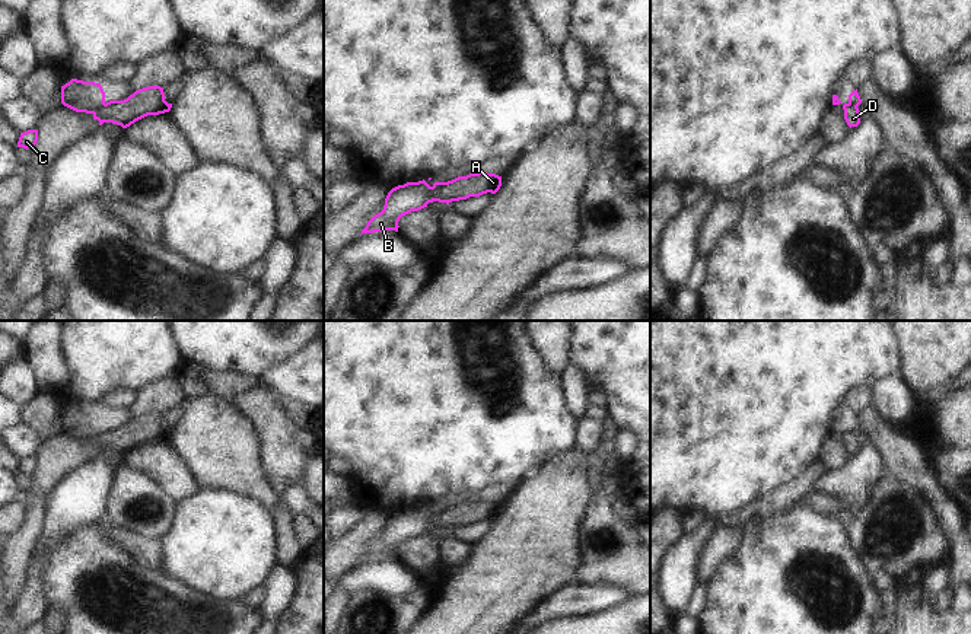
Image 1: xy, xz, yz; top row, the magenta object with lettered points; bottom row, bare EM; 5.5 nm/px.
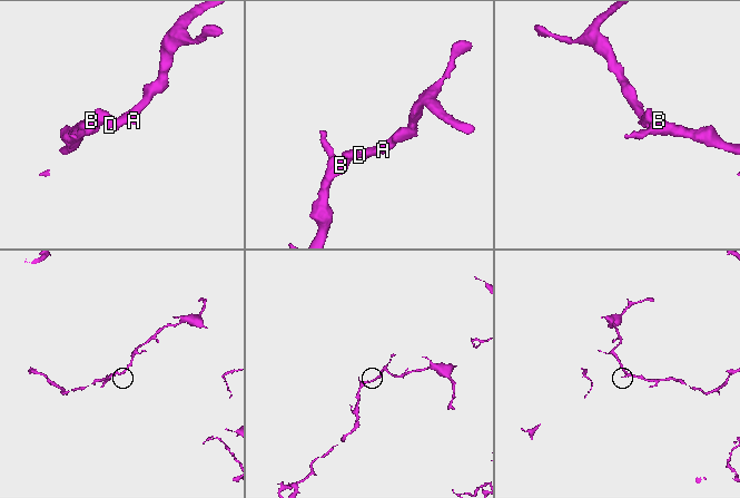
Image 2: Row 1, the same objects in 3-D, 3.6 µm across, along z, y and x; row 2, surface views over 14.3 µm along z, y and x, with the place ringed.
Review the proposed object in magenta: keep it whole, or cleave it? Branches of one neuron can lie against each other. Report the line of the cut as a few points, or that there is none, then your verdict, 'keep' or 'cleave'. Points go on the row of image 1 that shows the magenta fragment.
cut in xy along (105, 104), (92, 112); cleave

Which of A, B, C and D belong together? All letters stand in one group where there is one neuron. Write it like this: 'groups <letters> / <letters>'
groups A D / B C

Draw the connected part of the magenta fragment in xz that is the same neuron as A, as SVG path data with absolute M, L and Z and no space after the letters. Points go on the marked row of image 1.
M478 172L467 176L458 176L448 182L434 182L430 195L439 203L452 203L480 197L483 194L496 194L502 187L502 176L496 173Z

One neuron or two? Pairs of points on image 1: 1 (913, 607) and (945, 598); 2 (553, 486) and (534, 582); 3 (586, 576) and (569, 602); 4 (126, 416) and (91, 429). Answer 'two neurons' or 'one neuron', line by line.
1: two neurons
2: one neuron
3: two neurons
4: one neuron

